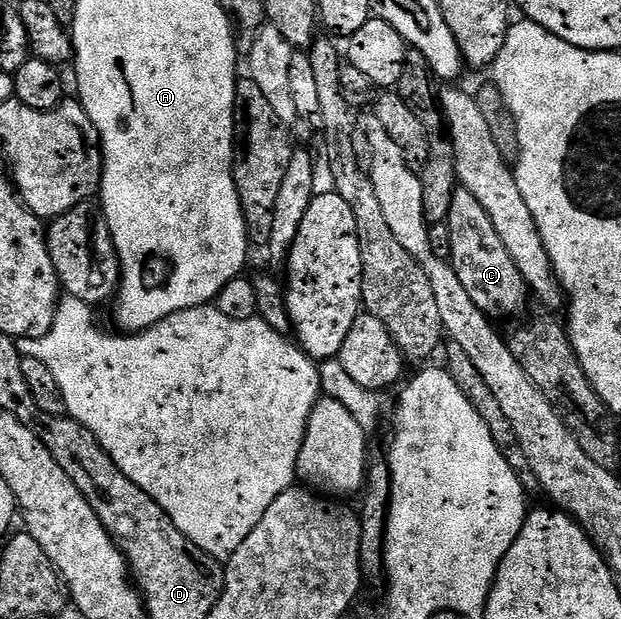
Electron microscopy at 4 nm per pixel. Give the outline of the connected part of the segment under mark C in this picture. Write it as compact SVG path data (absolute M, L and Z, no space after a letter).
M459 186L455 190L454 193L450 193L449 208L445 213L445 223L451 230L451 254L448 261L453 265L459 282L463 282L463 290L471 294L471 302L475 302L475 306L479 306L479 310L483 310L485 316L494 322L509 320L512 316L519 315L528 306L529 300L531 304L530 290L525 285L523 274L519 274L511 254L507 254L507 250L503 247L503 241L499 238L483 206L480 206L465 188Z

